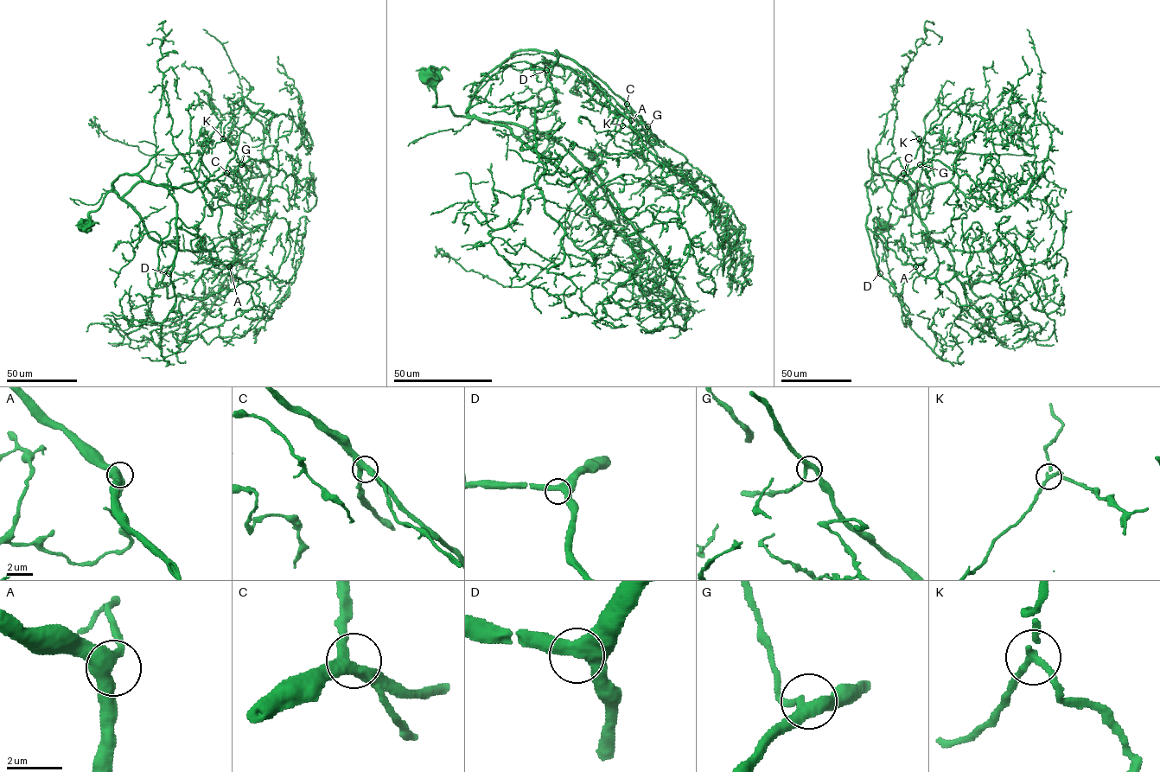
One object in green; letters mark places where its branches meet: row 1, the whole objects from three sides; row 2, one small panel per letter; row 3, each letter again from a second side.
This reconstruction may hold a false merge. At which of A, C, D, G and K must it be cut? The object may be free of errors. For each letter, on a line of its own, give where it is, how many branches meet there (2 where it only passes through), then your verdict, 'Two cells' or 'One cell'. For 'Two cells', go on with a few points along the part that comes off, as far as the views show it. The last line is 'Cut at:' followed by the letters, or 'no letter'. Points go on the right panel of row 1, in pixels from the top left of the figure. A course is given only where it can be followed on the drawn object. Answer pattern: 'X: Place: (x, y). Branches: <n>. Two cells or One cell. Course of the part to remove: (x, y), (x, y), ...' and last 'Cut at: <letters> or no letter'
A: Place: (915, 266). Branches: 3. One cell
C: Place: (903, 173). Branches: 3. One cell
D: Place: (880, 273). Branches: 3. One cell
G: Place: (920, 164). Branches: 3. One cell
K: Place: (919, 138). Branches: 3. Two cells. Course of the part to remove: (919, 138), (931, 148), (946, 152), (1035, 155), (1035, 147), (1022, 140), (1014, 130), (1011, 122), (1005, 120)
Cut at: K

